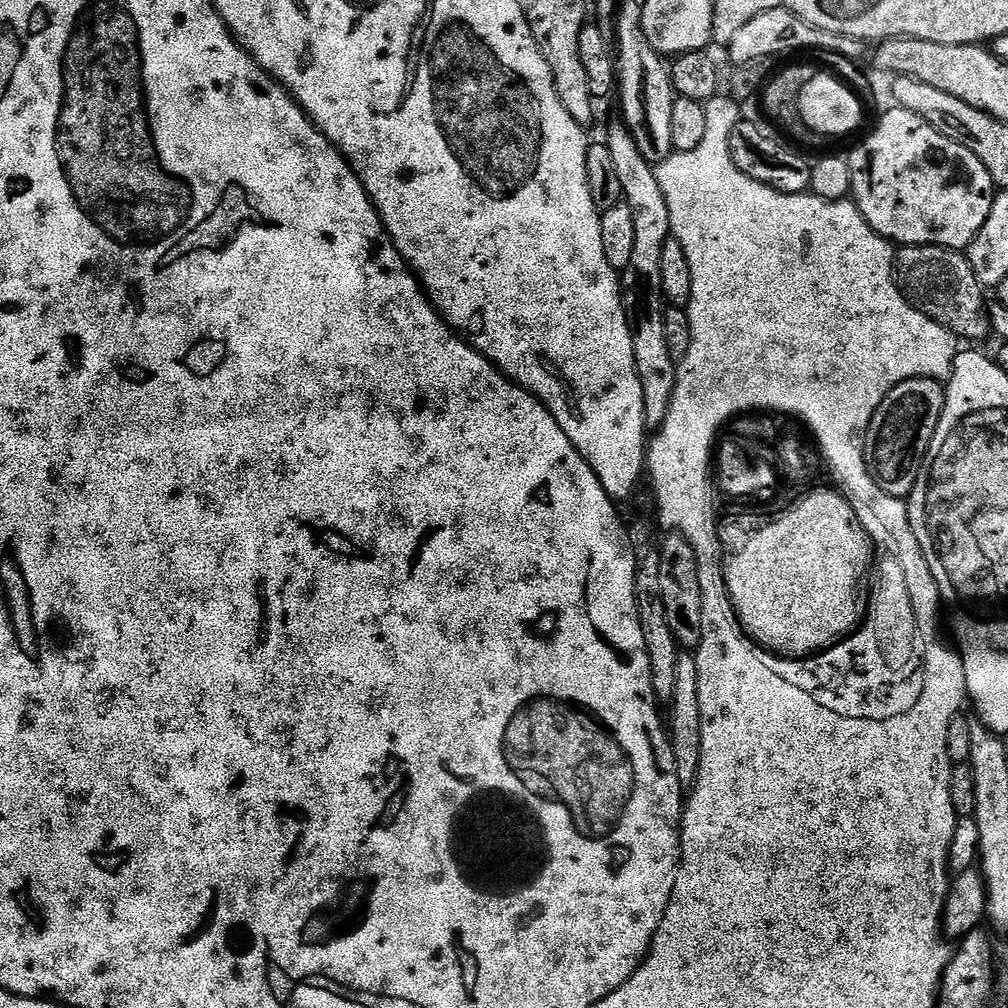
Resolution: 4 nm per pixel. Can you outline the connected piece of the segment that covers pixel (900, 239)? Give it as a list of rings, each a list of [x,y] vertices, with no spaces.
[[[899,106],[880,120],[880,125],[853,150],[848,160],[852,171],[851,199],[874,231],[900,246],[937,244],[943,248],[967,250],[978,230],[986,226],[998,186],[982,162],[966,146],[941,134],[918,114]]]

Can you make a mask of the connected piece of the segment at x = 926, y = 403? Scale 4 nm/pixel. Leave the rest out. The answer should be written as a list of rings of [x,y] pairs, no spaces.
[[[923,378],[907,380],[894,386],[894,390],[890,390],[890,394],[882,402],[882,406],[878,406],[878,410],[868,427],[868,434],[864,437],[864,456],[868,459],[868,468],[872,471],[872,476],[878,482],[878,486],[882,490],[886,490],[886,494],[901,498],[912,495],[914,486],[918,482],[918,474],[922,470],[924,459],[930,450],[934,430],[942,418],[945,391],[945,385],[939,380],[925,380]]]

